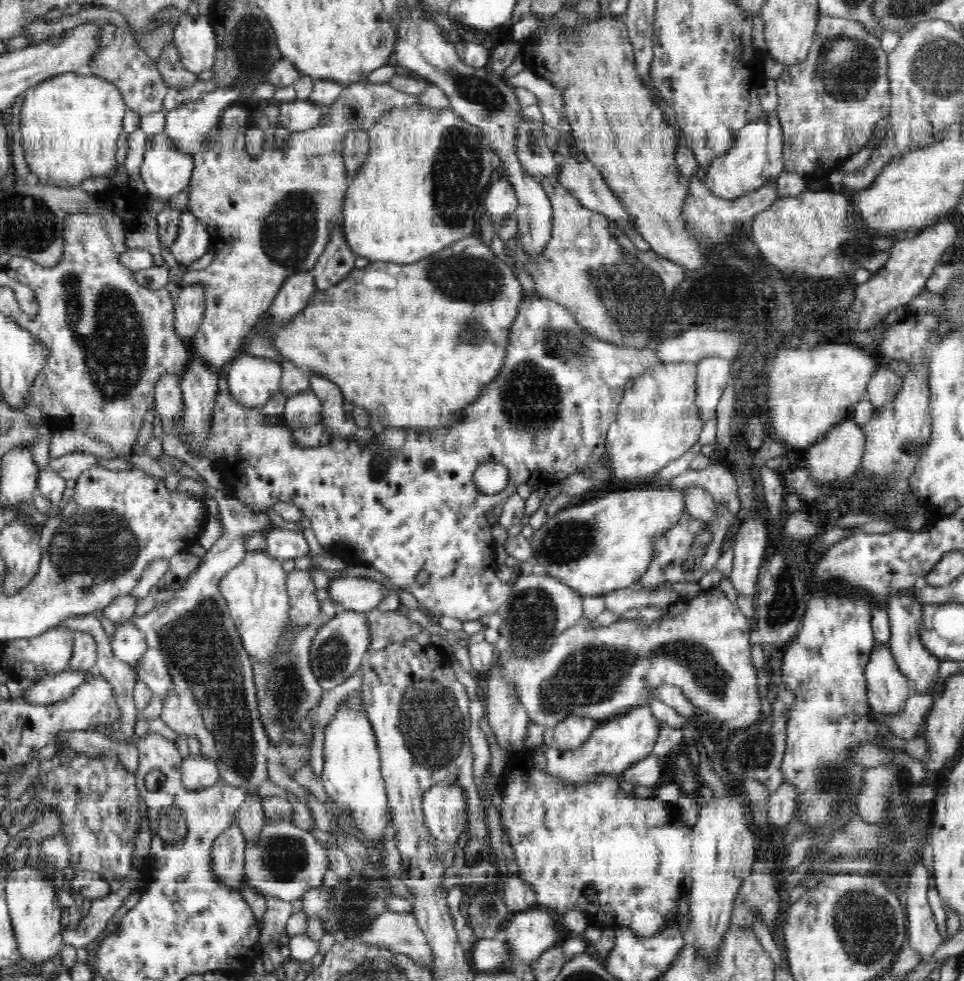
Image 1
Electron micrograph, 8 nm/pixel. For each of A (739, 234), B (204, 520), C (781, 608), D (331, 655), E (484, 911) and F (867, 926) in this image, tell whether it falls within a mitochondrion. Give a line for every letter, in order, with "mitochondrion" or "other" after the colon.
A: other
B: other
C: mitochondrion
D: mitochondrion
E: mitochondrion
F: mitochondrion

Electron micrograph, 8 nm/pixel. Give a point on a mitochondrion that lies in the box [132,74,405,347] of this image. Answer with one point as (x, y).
(288, 233)

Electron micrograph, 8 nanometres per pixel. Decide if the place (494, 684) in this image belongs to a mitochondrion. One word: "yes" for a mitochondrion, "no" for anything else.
no

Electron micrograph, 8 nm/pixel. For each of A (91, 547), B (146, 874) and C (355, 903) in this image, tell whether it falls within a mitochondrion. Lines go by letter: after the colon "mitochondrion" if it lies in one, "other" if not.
A: mitochondrion
B: other
C: mitochondrion

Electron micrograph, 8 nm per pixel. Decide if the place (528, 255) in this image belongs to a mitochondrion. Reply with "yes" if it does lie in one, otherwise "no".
no

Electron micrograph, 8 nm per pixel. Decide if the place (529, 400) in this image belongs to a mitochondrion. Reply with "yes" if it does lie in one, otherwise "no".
yes

